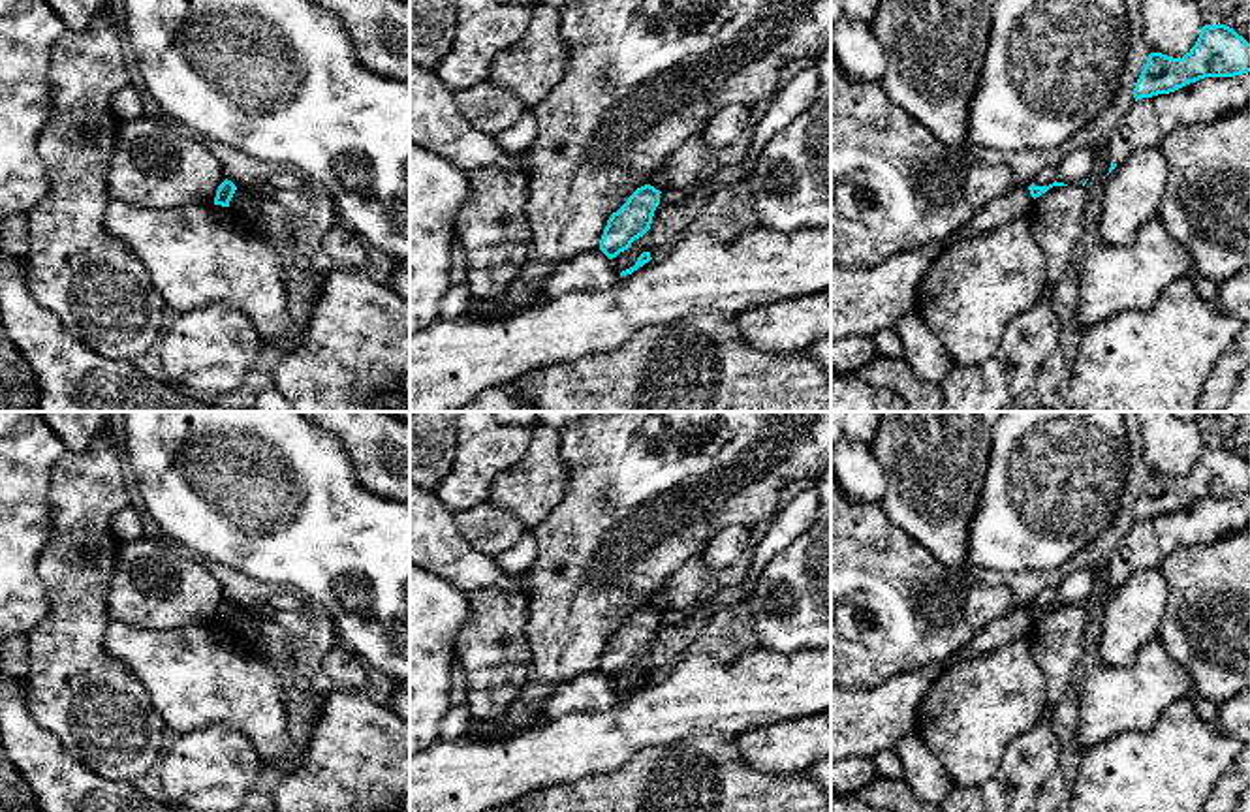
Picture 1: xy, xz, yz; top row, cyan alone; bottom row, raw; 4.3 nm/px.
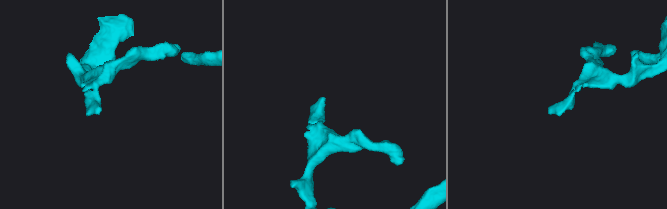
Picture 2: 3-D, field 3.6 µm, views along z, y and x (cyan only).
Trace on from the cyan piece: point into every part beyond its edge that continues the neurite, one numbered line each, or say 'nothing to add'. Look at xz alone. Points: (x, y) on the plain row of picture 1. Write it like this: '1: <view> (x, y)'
nothing to add

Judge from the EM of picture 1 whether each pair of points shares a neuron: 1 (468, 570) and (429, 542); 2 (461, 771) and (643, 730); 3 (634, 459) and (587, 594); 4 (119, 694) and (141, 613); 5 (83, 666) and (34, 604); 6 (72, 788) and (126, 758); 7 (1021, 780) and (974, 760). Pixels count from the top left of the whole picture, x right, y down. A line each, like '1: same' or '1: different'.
1: same
2: same
3: same
4: different
5: different
6: different
7: different

